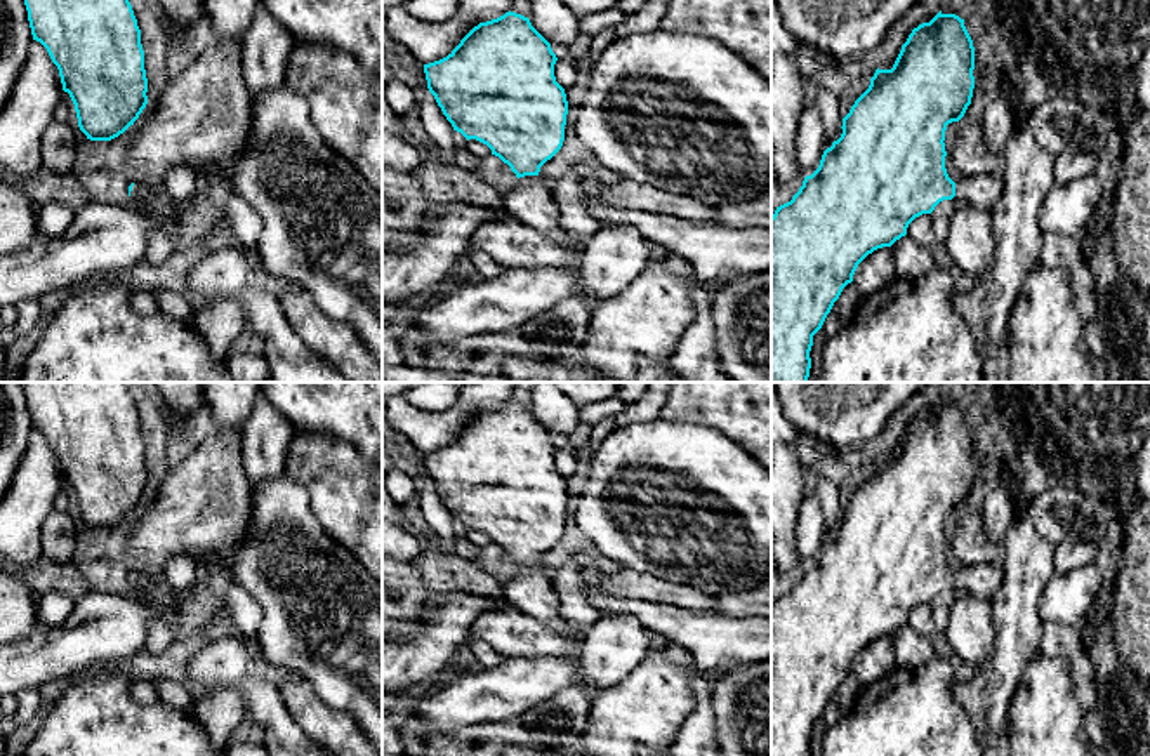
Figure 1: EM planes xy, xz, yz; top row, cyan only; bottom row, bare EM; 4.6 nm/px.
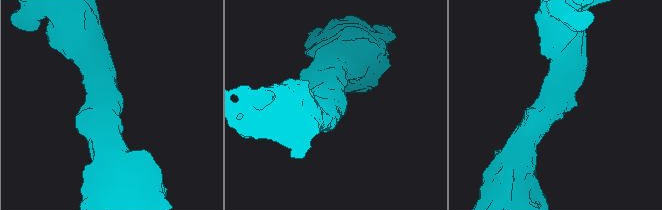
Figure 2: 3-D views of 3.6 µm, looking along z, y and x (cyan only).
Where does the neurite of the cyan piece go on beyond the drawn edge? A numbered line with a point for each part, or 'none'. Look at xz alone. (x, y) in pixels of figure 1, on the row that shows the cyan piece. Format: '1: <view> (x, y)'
1: xz (530, 200)

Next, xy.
1: xy (139, 192)

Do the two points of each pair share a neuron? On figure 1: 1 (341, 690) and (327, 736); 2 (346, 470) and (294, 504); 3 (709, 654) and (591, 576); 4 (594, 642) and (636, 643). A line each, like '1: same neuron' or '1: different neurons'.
1: different neurons
2: different neurons
3: same neuron
4: same neuron

